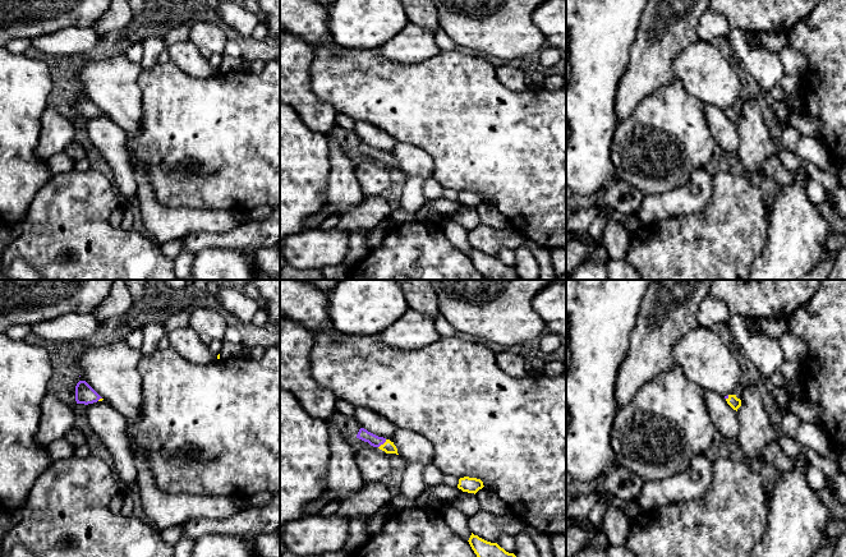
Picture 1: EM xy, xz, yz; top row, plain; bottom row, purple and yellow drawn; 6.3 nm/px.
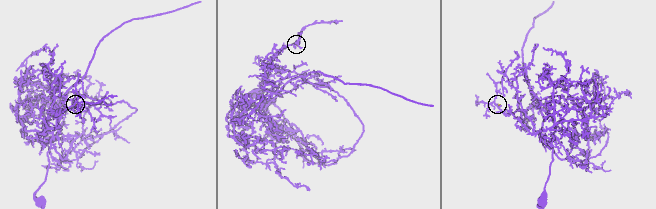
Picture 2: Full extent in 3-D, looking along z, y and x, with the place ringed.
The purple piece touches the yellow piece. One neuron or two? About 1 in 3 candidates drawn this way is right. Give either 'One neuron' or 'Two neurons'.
One neuron

